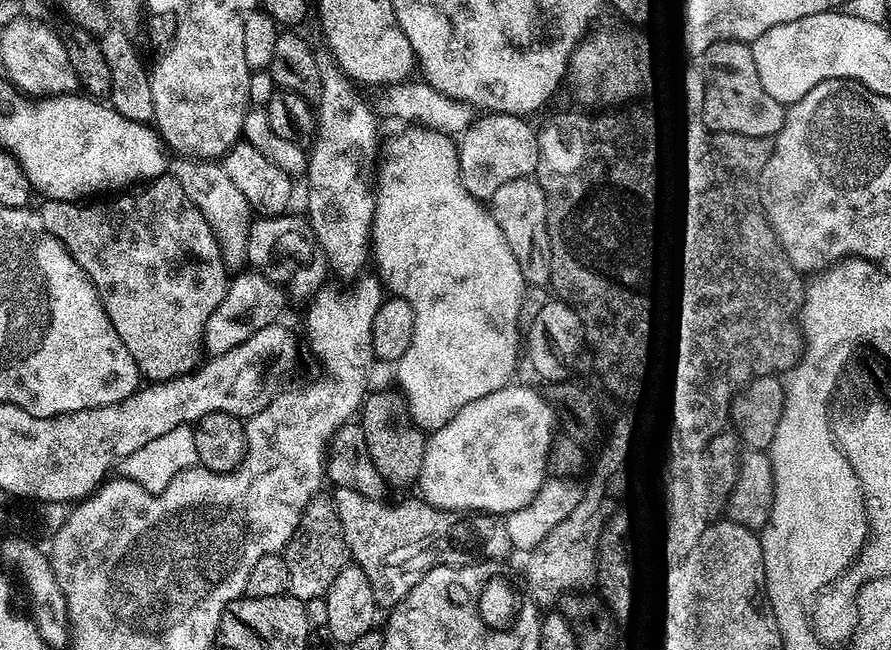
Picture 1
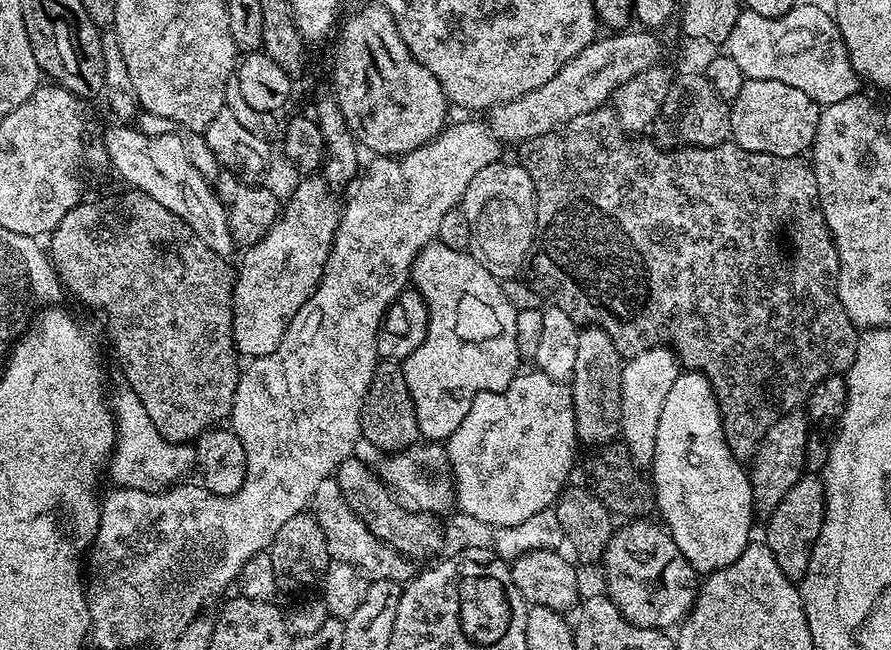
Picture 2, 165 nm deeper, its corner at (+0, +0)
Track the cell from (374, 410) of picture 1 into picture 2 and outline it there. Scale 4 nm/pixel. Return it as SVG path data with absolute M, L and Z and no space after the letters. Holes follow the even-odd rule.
M380 360L370 378L366 398L360 415L360 430L365 441L369 440L384 454L400 453L411 448L421 439L418 418L410 390L406 386L404 366L398 360Z

